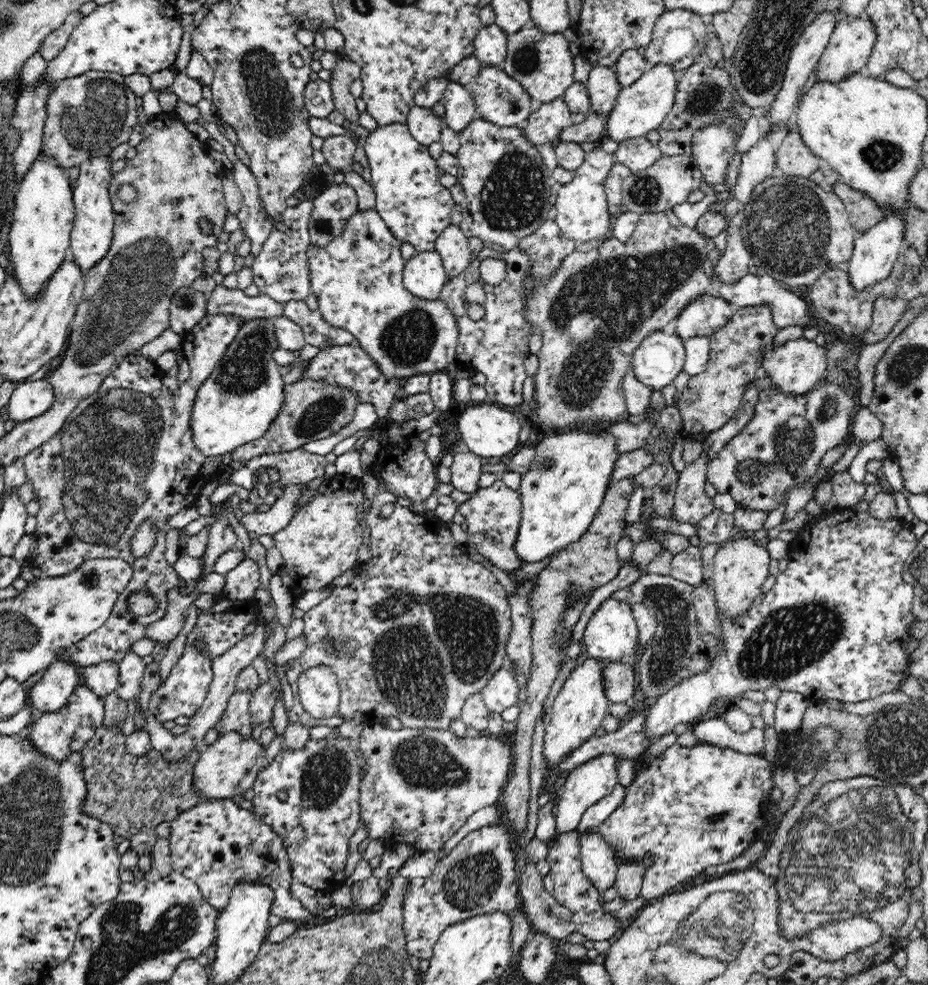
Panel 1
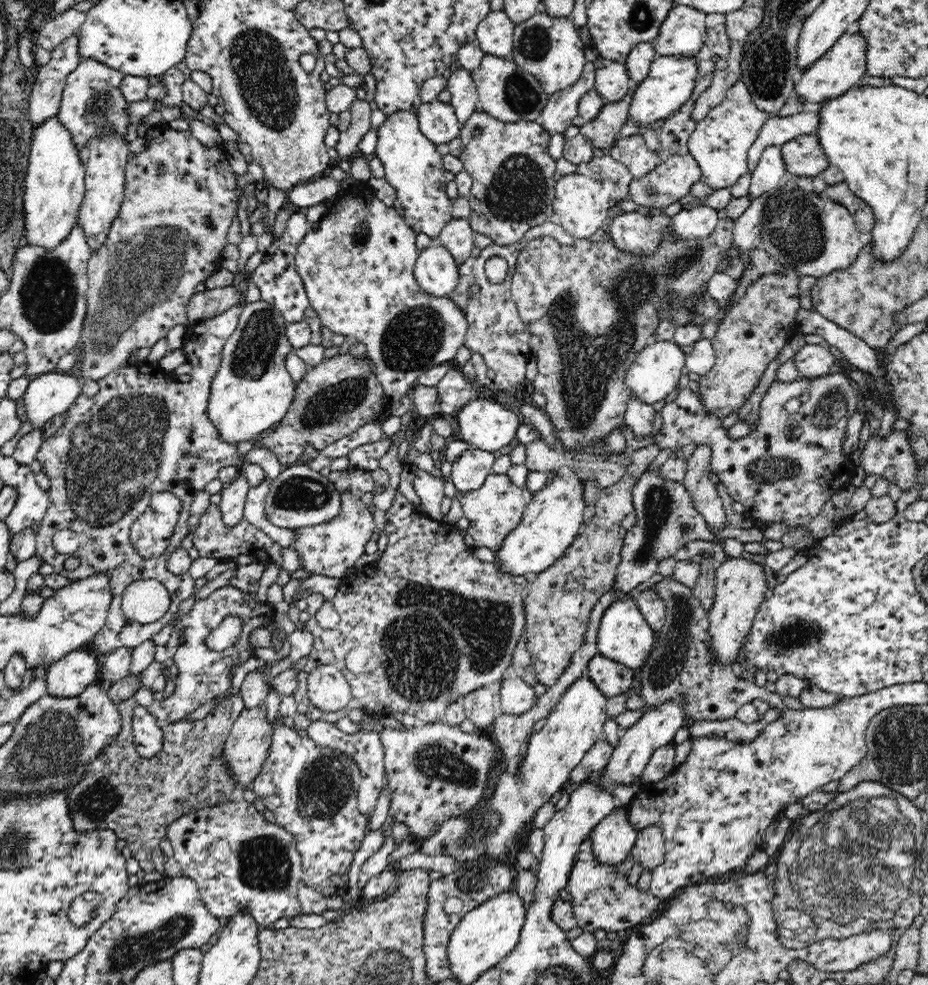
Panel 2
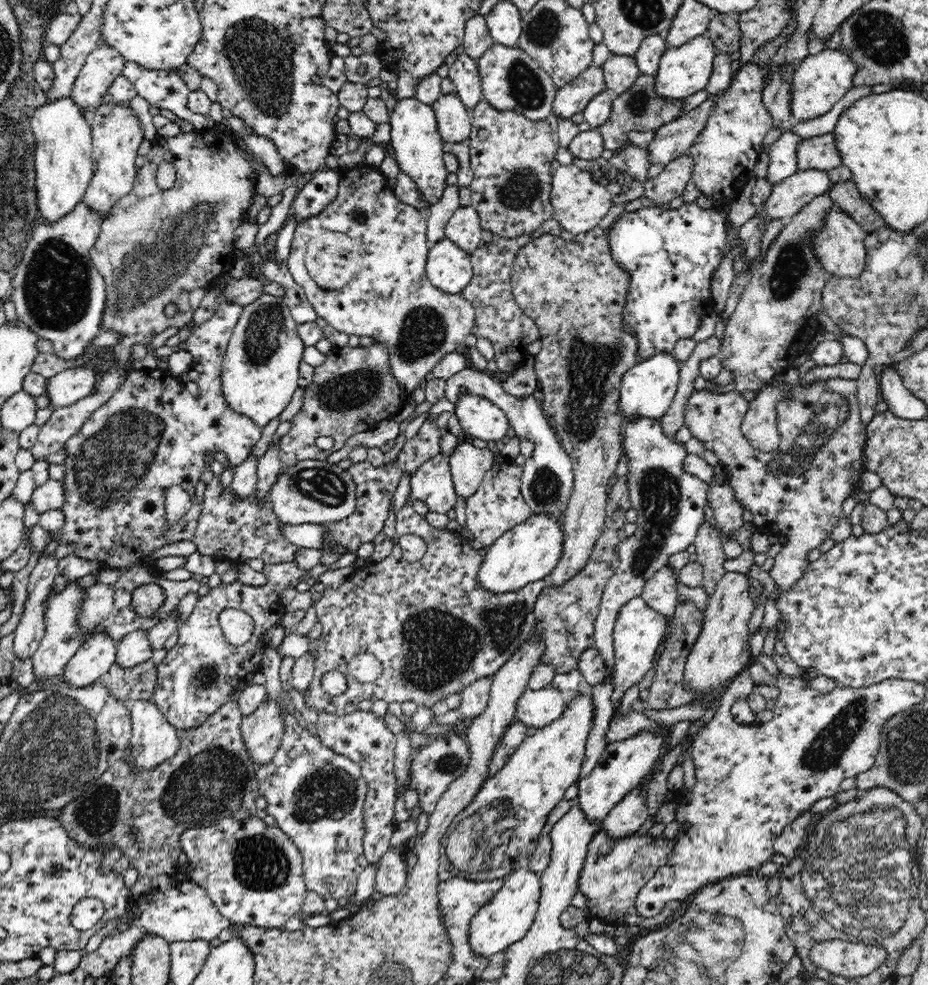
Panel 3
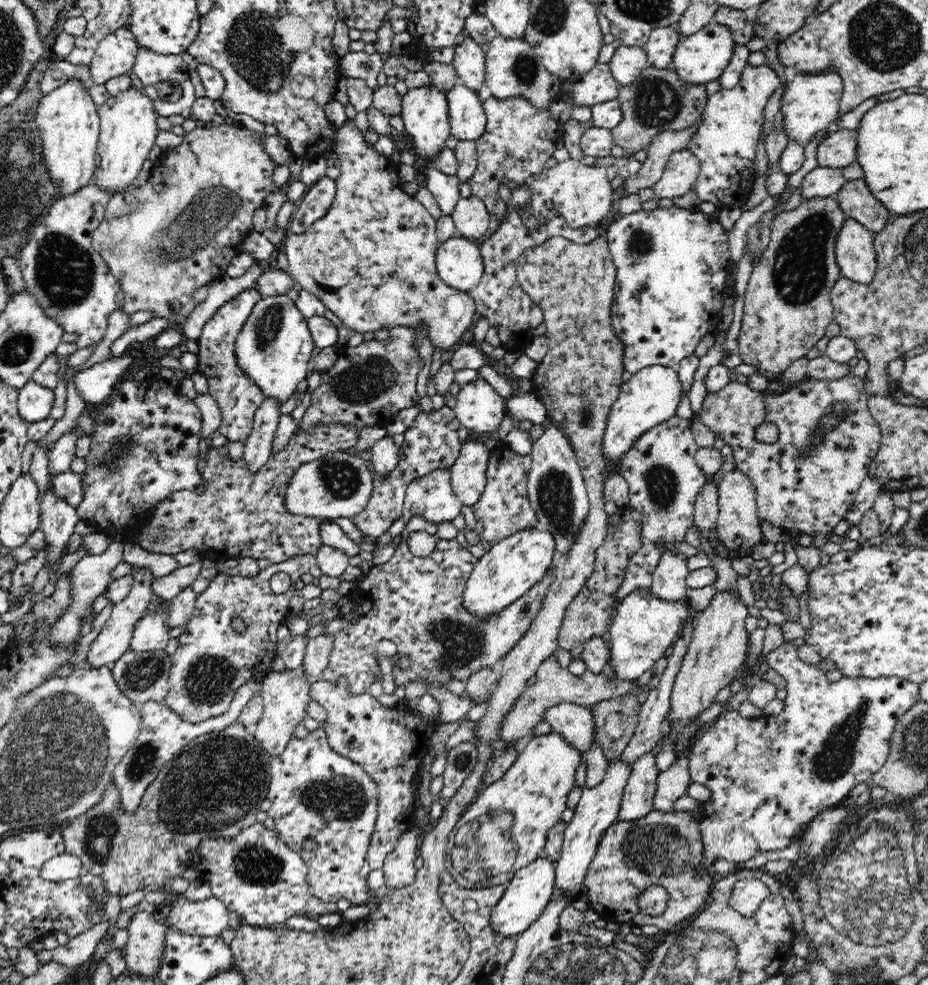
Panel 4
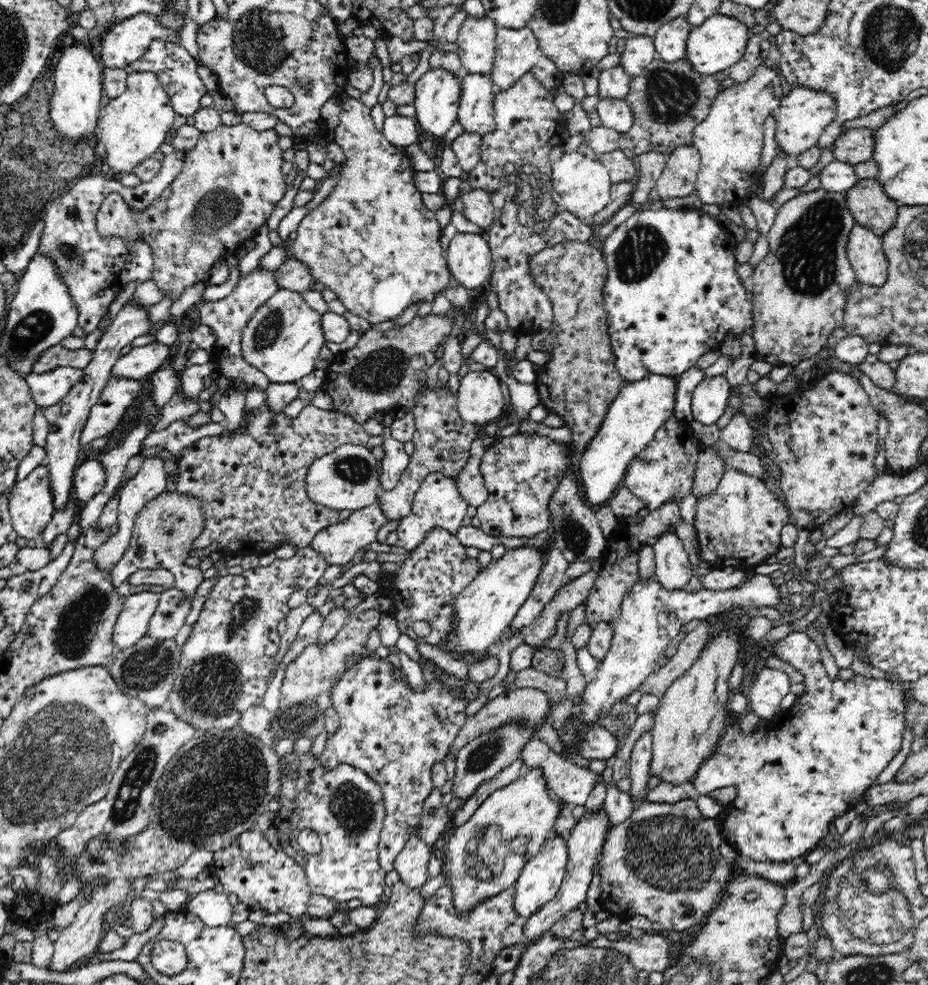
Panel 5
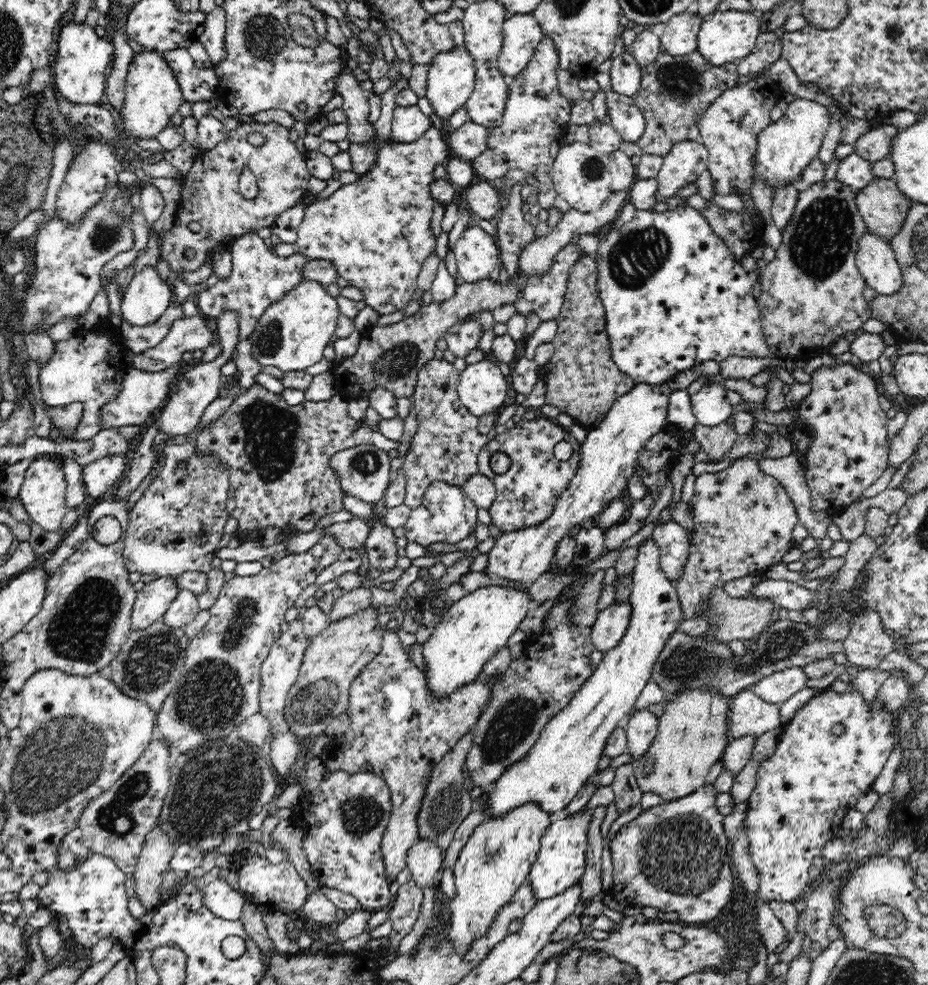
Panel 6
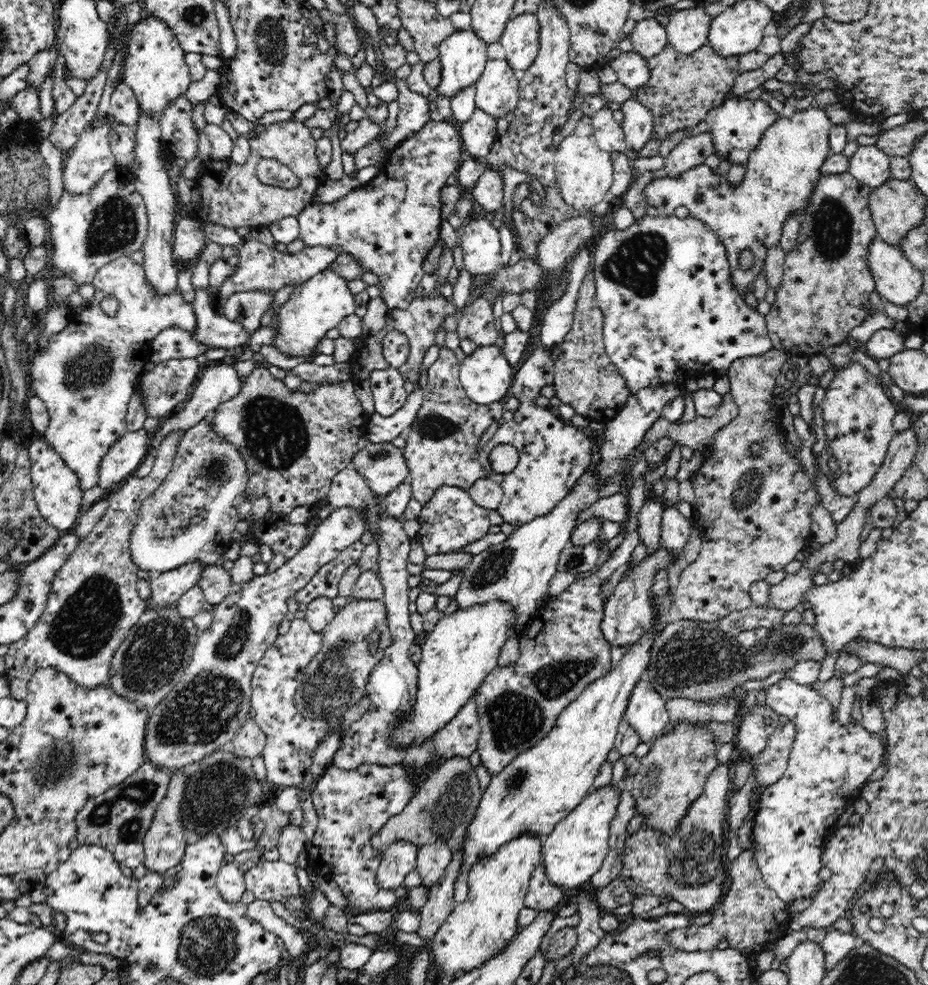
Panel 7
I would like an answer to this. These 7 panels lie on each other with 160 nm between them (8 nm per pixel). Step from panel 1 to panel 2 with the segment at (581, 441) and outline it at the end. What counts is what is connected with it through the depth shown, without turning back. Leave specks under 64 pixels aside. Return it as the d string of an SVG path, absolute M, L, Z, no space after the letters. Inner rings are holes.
M576 473L574 476L558 475L554 477L551 483L540 489L540 492L534 495L534 498L528 497L528 500L522 520L505 536L500 547L494 551L494 565L496 565L498 573L502 573L502 575L532 578L532 576L544 572L567 551L567 548L575 541L582 528L585 503L583 500L582 479Z

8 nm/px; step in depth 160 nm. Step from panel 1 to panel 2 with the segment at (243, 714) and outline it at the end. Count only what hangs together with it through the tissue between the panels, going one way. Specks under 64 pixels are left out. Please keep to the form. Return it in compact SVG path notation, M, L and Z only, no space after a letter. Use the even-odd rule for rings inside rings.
M237 696L220 703L203 719L164 724L162 750L155 757L145 759L134 751L128 729L136 704L135 698L117 704L124 727L115 744L98 755L91 762L87 775L68 790L66 801L76 831L111 830L118 839L126 841L141 869L163 874L168 870L170 861L164 856L160 844L168 838L169 826L181 816L231 801L234 789L240 788L233 770L223 760L223 750L234 721L245 707ZM100 780L106 782L106 794L116 788L114 798L102 798Z

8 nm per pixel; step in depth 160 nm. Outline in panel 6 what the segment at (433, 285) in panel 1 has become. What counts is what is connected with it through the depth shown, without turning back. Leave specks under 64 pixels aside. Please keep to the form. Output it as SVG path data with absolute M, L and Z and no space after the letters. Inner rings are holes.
M479 225L467 227L453 250L457 271L465 282L478 282L492 276L501 265L496 236L490 235Z

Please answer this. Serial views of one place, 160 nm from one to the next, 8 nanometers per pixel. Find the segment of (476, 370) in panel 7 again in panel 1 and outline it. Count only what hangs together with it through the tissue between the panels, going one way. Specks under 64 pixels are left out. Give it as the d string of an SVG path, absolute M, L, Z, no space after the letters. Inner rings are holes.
M489 401L469 407L457 419L460 441L466 444L466 448L470 452L480 457L496 456L496 458L506 458L506 454L514 452L518 448L518 443L522 442L520 439L520 418Z

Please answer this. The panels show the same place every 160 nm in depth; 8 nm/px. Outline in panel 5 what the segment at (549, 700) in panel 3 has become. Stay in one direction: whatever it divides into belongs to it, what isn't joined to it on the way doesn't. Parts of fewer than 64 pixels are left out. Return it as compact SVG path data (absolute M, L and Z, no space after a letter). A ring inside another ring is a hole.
M599 724L592 725L583 732L581 754L590 760L608 760L616 756L618 739Z

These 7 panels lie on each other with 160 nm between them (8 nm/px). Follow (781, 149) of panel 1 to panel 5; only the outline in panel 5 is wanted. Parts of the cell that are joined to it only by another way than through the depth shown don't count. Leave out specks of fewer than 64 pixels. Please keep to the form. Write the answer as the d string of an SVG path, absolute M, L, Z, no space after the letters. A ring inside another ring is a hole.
M858 127L844 131L836 140L835 160L858 165L874 158L875 130Z

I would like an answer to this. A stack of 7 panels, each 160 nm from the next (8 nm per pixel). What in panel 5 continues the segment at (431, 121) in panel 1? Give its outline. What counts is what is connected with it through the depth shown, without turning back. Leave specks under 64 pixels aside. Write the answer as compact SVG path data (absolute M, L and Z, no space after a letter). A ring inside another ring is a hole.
M478 72L463 78L463 91L457 112L457 120L466 132L485 135L496 130L494 83L491 73Z

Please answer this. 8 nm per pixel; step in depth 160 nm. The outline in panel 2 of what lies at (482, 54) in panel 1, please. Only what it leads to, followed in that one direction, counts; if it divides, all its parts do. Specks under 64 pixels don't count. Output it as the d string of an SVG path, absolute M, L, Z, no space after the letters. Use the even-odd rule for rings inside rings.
M504 10L491 11L476 30L476 42L485 54L513 60L515 24Z

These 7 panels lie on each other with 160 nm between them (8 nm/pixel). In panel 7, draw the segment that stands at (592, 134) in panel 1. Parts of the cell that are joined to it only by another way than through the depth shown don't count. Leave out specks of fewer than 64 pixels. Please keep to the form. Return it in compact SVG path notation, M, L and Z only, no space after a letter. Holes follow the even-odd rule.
M670 43L662 49L662 52L648 58L650 78L634 93L637 101L652 111L653 131L651 139L639 151L626 150L624 154L632 161L656 156L659 154L660 142L668 134L682 128L692 128L704 121L714 107L726 100L727 94L736 82L736 76L740 76L743 72L739 67L739 58L740 55L720 56L709 44L692 54L685 55L678 52Z

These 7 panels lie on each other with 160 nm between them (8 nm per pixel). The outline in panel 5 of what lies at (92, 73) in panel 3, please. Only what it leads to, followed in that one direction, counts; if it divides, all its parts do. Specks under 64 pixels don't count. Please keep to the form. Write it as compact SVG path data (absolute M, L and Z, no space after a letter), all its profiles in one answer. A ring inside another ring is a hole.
M142 12L114 24L95 46L104 68L124 68L134 60L138 60L156 39L178 43L181 40L180 30L174 31L172 27L164 27L160 23L159 16Z

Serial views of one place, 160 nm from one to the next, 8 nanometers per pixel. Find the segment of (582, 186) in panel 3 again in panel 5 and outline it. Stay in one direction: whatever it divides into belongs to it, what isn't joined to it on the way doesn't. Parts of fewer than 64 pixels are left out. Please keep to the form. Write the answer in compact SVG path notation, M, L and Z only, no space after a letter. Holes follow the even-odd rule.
M579 151L565 153L552 164L552 182L554 192L552 198L554 202L563 206L577 216L586 225L592 222L592 216L600 212L608 204L612 182L609 177L609 170L602 160L593 160Z

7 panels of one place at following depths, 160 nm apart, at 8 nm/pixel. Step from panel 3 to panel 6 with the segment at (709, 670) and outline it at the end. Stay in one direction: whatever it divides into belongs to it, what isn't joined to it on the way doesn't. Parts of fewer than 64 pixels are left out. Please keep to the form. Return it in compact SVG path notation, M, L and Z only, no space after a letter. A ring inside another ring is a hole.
M694 689L678 693L664 704L665 710L659 716L657 735L650 748L633 765L642 794L657 794L667 803L691 795L706 784L710 768L723 758L730 739L730 700L708 689Z

